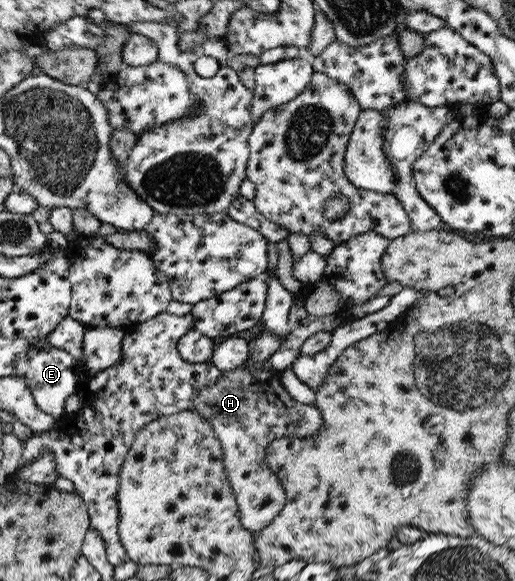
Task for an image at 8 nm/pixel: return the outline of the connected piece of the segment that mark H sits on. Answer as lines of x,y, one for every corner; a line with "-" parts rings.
261,334
249,349
245,363
224,372
224,377
216,383
201,387
187,409
201,415
221,443
222,463
237,503
240,525
251,532
264,529
288,501
265,460
267,445
282,436
303,438
322,429
321,412
314,402
304,405
290,399
279,382
278,370
265,367
267,357
280,343
275,335

